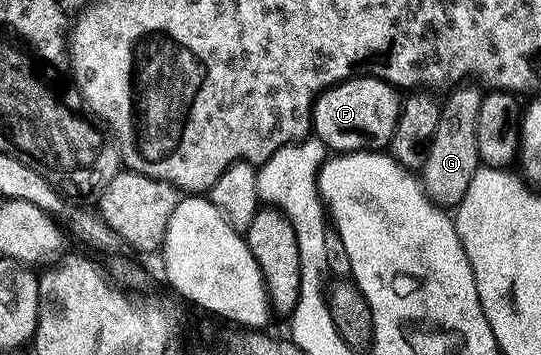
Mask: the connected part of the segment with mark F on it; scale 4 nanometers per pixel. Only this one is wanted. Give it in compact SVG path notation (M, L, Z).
M359 75L352 79L346 79L343 83L335 83L327 91L323 91L314 102L312 112L312 131L324 146L334 153L349 151L379 151L389 148L390 138L398 128L402 114L403 100L398 99L399 92L382 79L376 79L373 75Z

